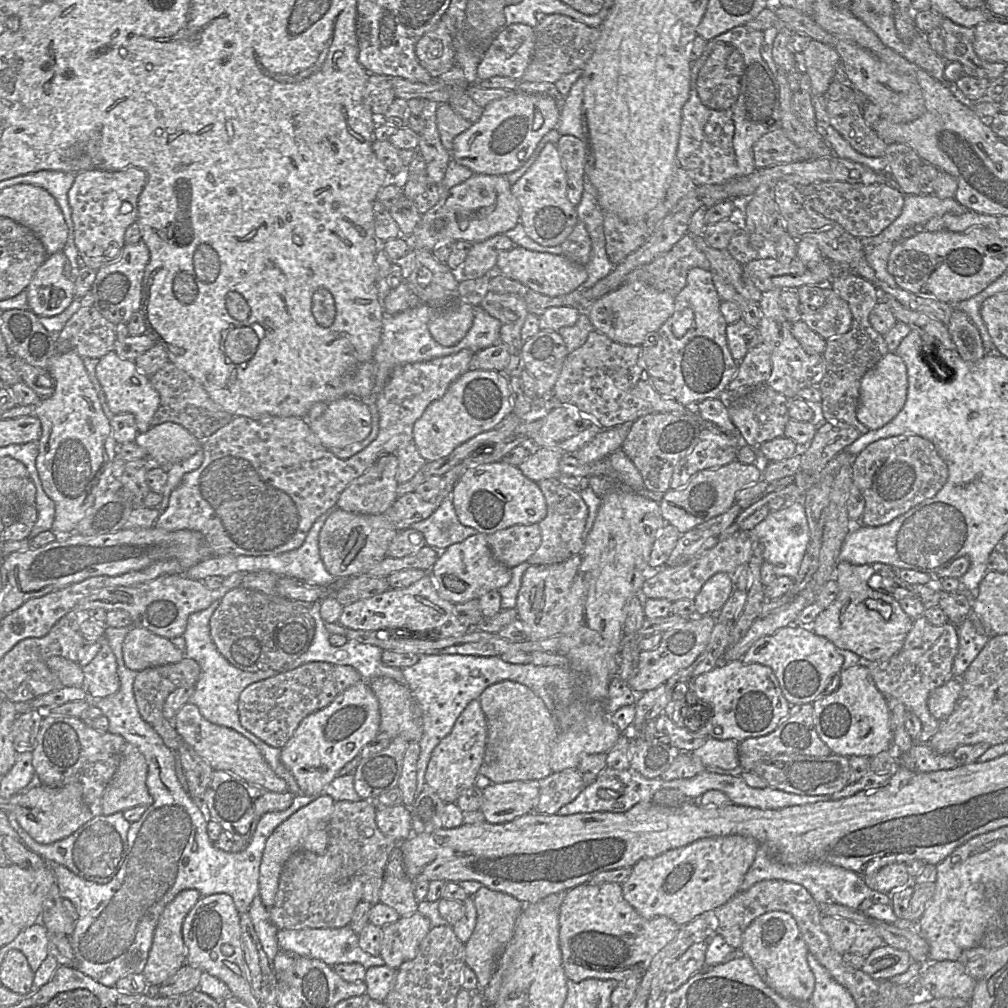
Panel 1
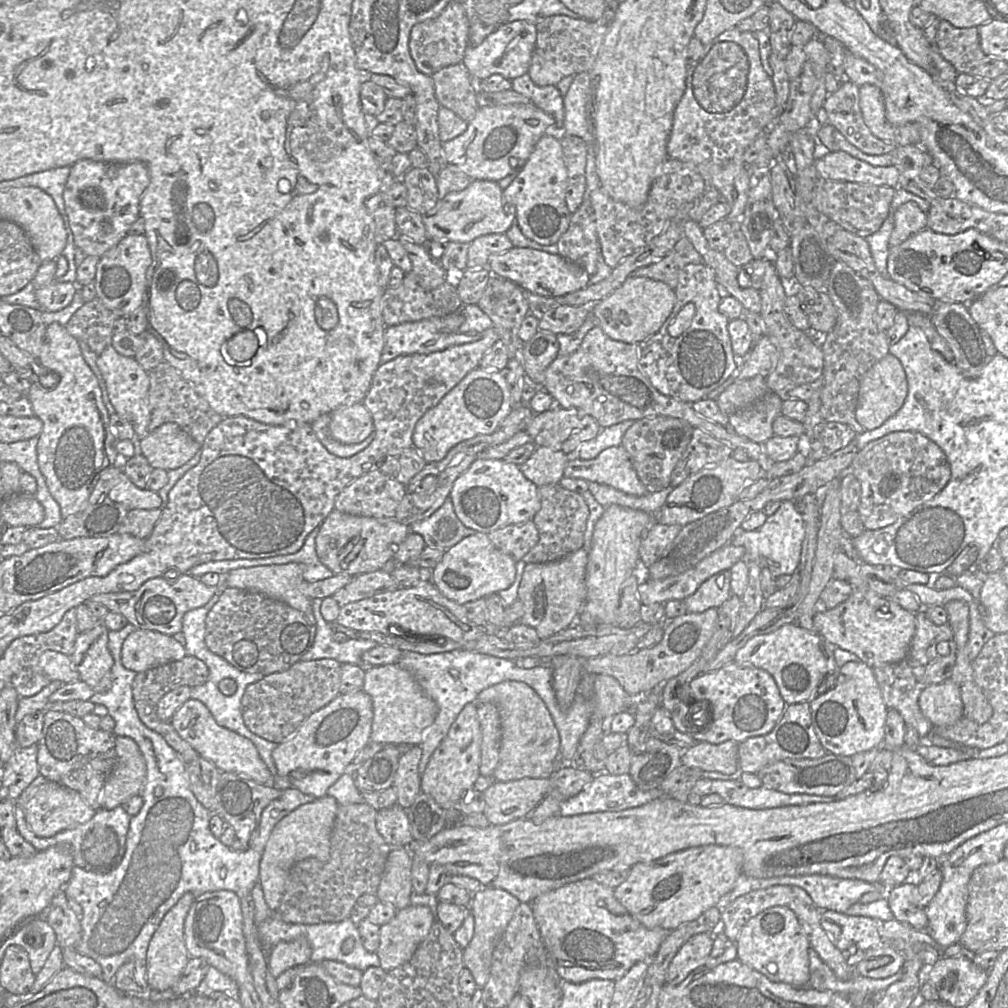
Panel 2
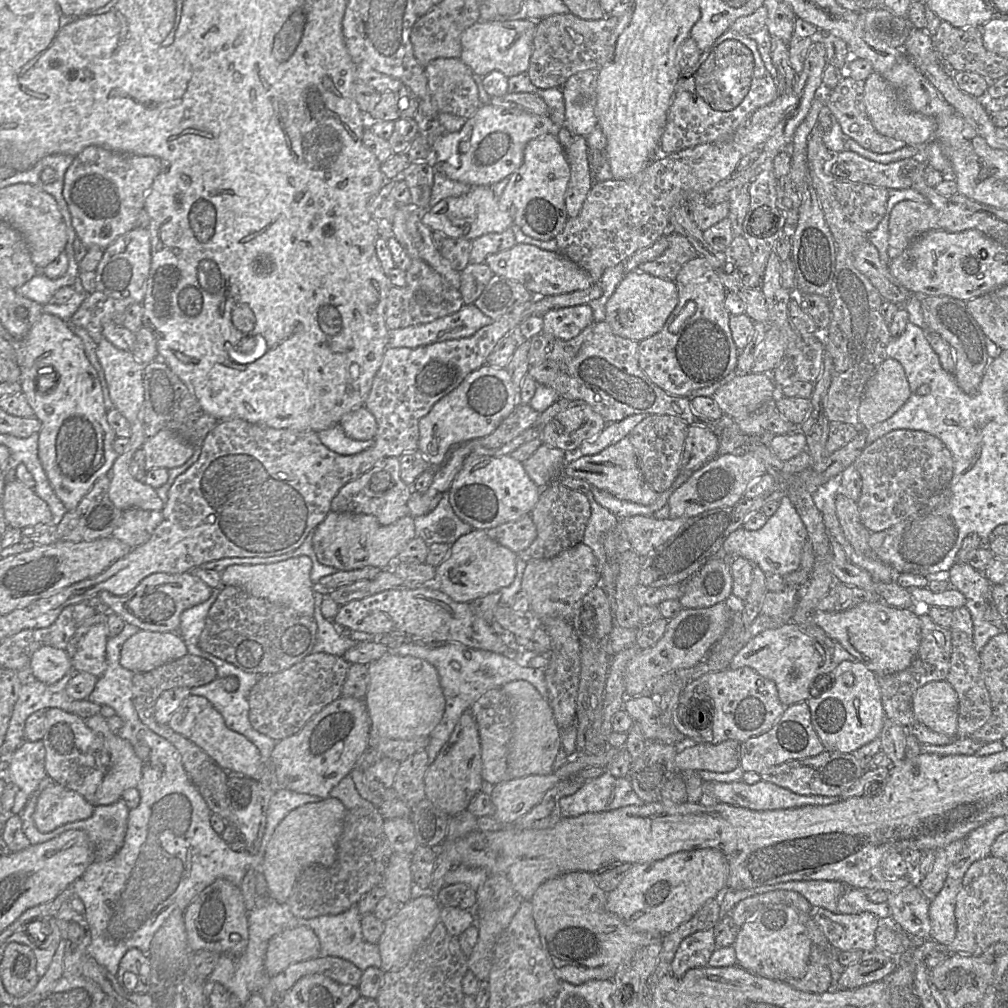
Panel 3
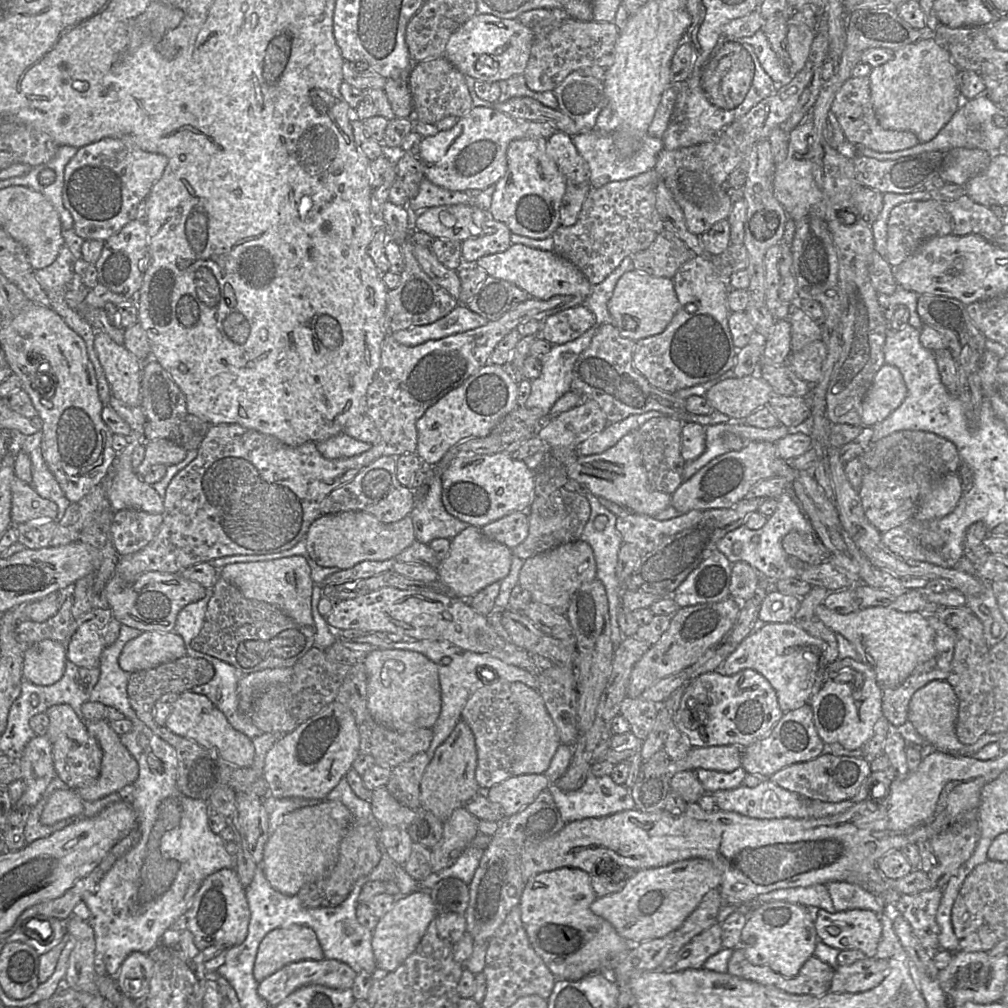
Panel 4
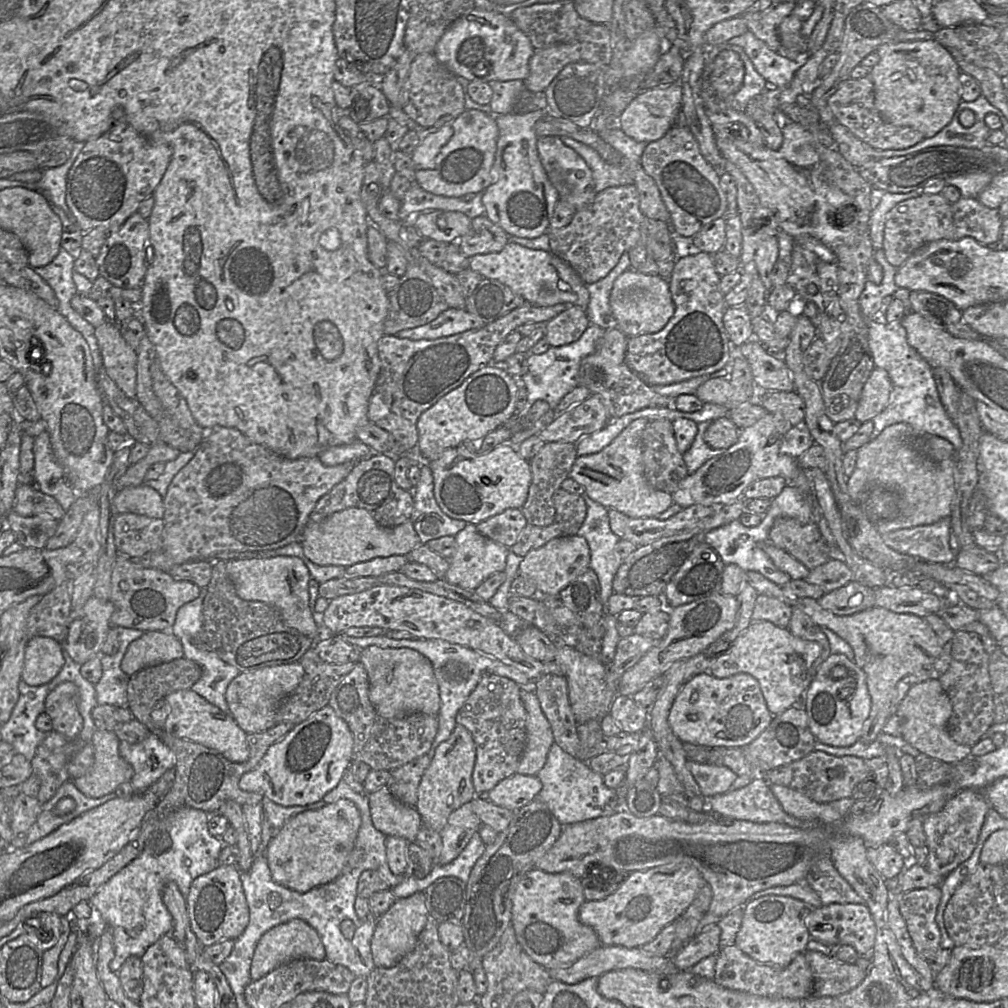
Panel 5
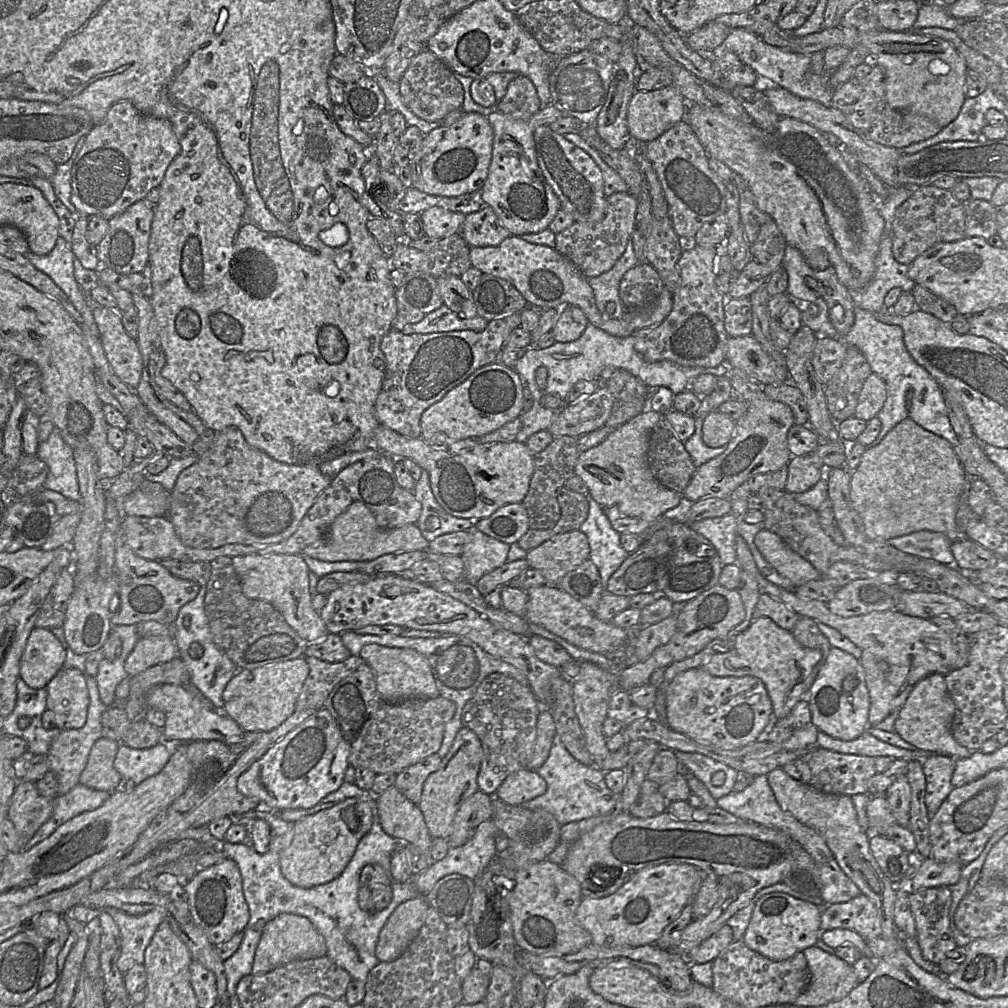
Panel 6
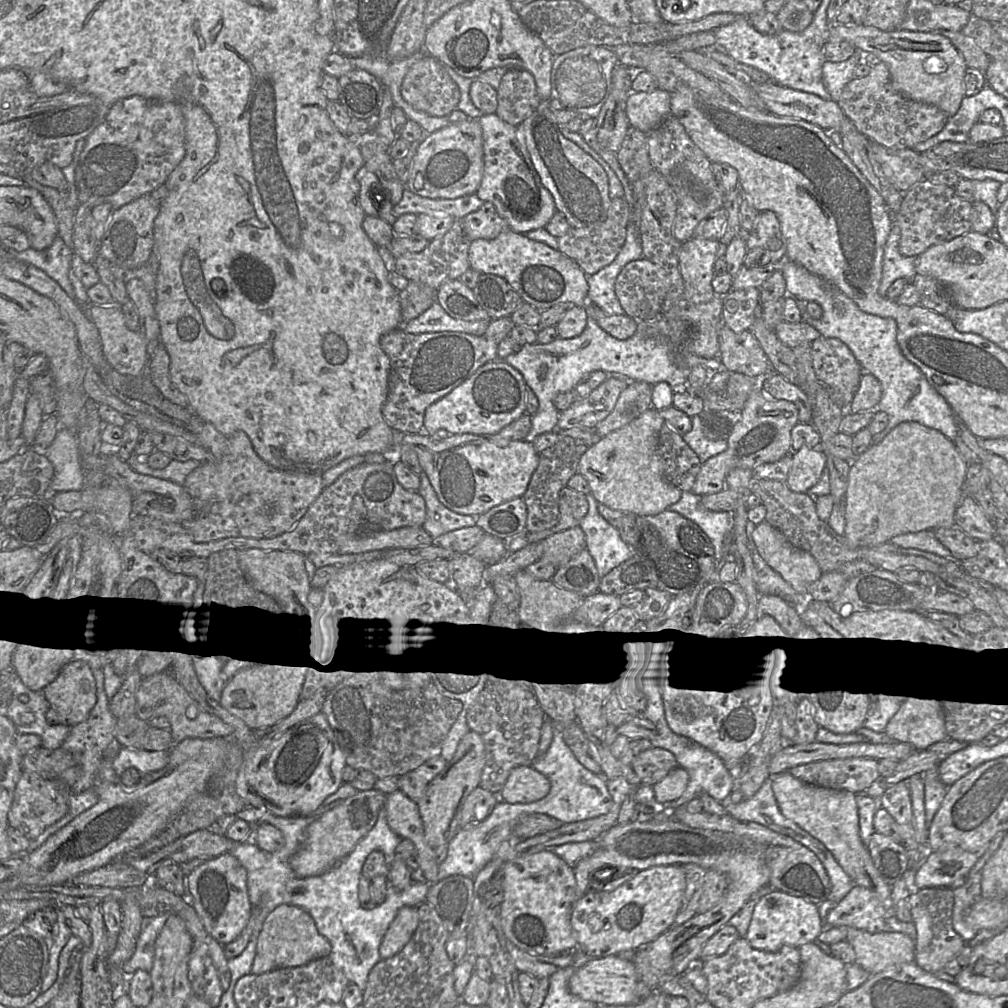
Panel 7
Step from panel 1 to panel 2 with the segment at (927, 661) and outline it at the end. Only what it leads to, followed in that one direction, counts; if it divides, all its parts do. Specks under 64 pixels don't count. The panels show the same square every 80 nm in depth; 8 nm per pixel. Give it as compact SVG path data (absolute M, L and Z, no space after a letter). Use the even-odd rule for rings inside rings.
M924 608L915 614L916 629L909 650L900 662L878 665L873 669L876 681L881 690L883 701L889 709L897 710L906 725L914 727L921 742L935 727L927 720L919 708L918 700L921 692L930 685L938 684L951 677L956 660L956 644L950 625L935 625L926 615ZM940 642L949 643L950 652L942 656L937 651Z

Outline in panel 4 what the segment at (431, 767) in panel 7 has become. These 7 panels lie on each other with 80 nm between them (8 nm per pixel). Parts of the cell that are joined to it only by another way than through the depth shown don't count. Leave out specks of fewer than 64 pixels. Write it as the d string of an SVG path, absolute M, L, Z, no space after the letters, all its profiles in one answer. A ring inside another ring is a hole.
M421 752L392 768L386 785L389 793L409 808L420 808L420 783L430 761L427 752Z

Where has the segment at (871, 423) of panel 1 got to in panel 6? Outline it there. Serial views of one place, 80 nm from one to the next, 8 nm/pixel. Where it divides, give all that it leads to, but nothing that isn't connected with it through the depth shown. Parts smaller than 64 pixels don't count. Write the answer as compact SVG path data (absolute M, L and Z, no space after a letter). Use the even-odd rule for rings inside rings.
M872 372L866 378L861 388L854 417L865 421L876 417L883 407L886 396L886 384L884 380Z

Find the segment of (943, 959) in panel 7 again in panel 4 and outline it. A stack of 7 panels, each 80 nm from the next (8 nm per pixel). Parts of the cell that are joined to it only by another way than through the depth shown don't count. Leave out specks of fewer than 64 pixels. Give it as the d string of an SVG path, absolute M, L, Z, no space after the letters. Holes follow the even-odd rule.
M931 888L913 894L901 894L891 913L898 912L910 924L914 935L930 953L940 950L940 927L936 913L942 898L942 889Z

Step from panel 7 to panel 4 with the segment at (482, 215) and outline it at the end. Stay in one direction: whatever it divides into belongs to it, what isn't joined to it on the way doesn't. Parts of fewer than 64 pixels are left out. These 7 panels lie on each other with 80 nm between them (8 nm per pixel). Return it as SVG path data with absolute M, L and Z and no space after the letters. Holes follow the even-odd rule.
M488 216L480 236L471 236L462 242L463 262L476 263L487 255L506 251L512 244L510 229L502 222Z

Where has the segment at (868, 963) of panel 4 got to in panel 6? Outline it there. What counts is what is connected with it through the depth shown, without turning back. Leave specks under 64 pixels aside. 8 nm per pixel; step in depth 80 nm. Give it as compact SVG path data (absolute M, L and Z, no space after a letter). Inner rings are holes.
M810 946L802 951L809 970L809 983L793 1005L819 1007L845 997L858 979L851 965L843 960Z

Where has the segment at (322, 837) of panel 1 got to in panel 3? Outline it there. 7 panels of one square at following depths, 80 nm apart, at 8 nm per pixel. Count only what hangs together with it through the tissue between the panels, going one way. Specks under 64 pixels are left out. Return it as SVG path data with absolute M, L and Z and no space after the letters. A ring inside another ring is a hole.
M325 798L300 806L287 814L276 827L268 842L260 871L263 873L268 895L283 904L289 898L301 872L310 865L330 867L336 861L337 844L348 810L337 798Z

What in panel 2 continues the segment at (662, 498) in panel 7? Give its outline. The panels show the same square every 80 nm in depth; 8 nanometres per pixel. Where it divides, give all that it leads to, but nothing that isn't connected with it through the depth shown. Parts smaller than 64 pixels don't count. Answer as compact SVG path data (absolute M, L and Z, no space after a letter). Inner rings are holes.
M622 445L609 447L590 460L577 457L577 450L567 455L569 460L564 469L564 477L605 484L634 496L649 493Z

